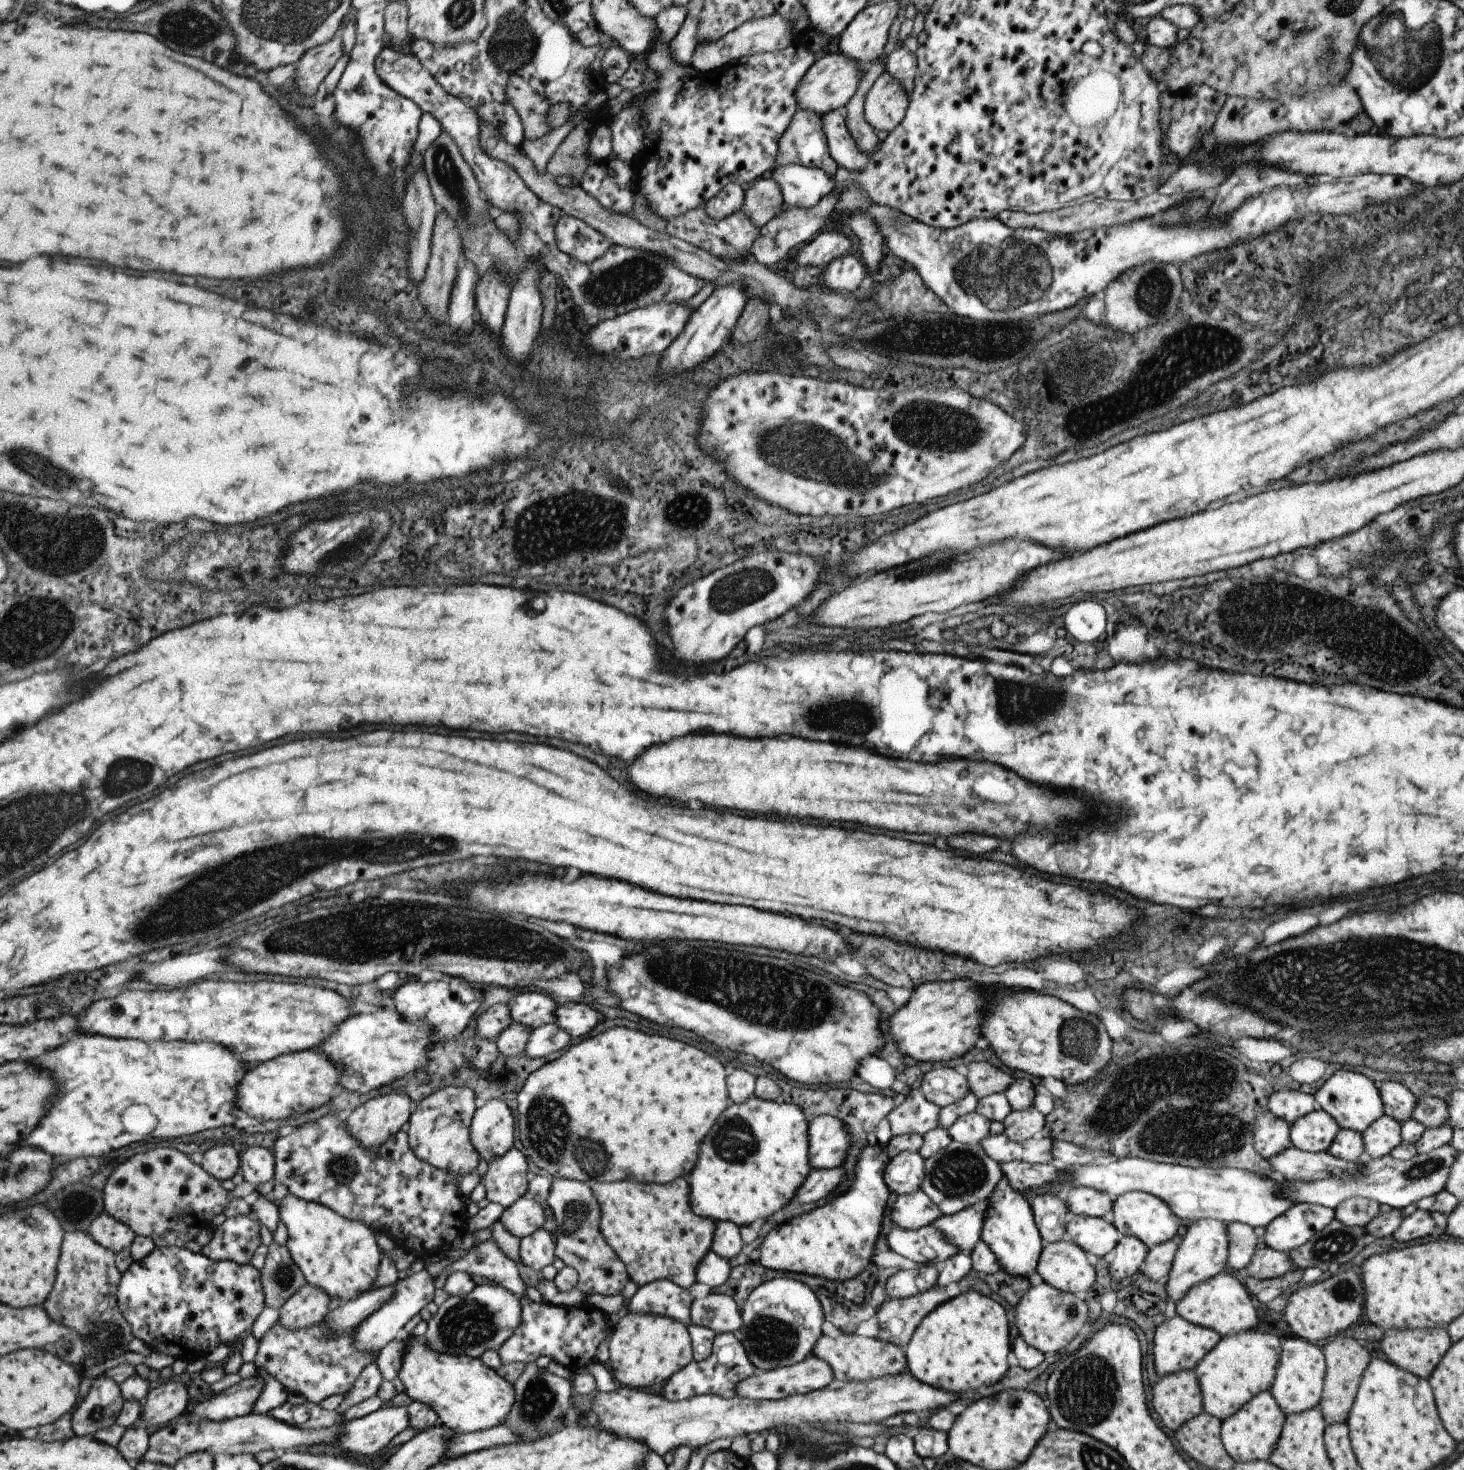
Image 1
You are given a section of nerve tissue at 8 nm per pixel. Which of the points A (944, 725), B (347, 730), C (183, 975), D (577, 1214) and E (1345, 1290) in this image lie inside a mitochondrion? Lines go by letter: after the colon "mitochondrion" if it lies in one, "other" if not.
A: other
B: other
C: other
D: mitochondrion
E: mitochondrion

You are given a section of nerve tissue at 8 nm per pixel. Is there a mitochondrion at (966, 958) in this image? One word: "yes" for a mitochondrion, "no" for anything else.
no

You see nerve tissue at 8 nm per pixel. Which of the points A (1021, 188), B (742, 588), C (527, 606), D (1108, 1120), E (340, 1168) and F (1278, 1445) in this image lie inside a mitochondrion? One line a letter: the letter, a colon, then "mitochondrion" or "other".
A: other
B: mitochondrion
C: other
D: mitochondrion
E: mitochondrion
F: other

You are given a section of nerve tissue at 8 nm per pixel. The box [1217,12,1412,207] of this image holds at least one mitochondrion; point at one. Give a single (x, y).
(1326, 56)

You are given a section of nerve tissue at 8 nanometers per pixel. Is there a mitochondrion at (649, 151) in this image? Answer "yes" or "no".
no

